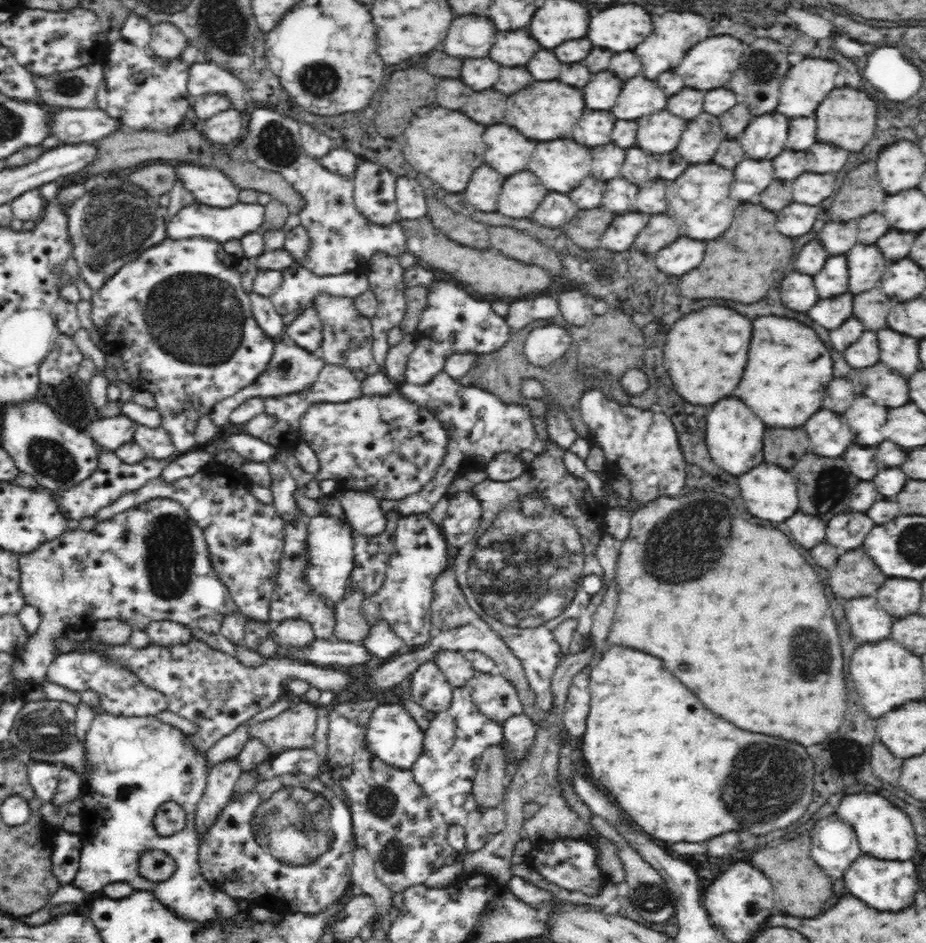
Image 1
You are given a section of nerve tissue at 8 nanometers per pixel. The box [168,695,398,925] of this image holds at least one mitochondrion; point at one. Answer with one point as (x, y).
(296, 809)

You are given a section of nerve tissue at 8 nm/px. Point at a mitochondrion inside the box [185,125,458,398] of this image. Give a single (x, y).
(285, 368)

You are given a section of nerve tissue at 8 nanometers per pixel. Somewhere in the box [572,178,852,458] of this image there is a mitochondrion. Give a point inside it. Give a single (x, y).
(667, 305)

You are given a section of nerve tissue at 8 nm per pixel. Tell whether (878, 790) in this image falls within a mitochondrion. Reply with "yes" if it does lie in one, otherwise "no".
no

